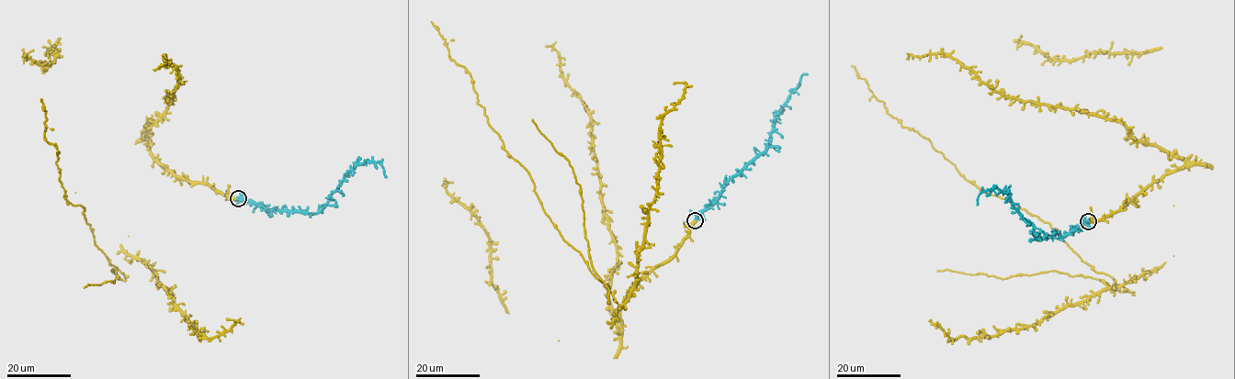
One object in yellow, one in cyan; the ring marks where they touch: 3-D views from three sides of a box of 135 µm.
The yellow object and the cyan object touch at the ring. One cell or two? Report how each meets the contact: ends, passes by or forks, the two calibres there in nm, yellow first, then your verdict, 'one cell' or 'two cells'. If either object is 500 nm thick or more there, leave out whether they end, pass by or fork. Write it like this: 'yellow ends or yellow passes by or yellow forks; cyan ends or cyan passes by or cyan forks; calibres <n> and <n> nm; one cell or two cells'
calibres 650 and 440 nm; one cell

